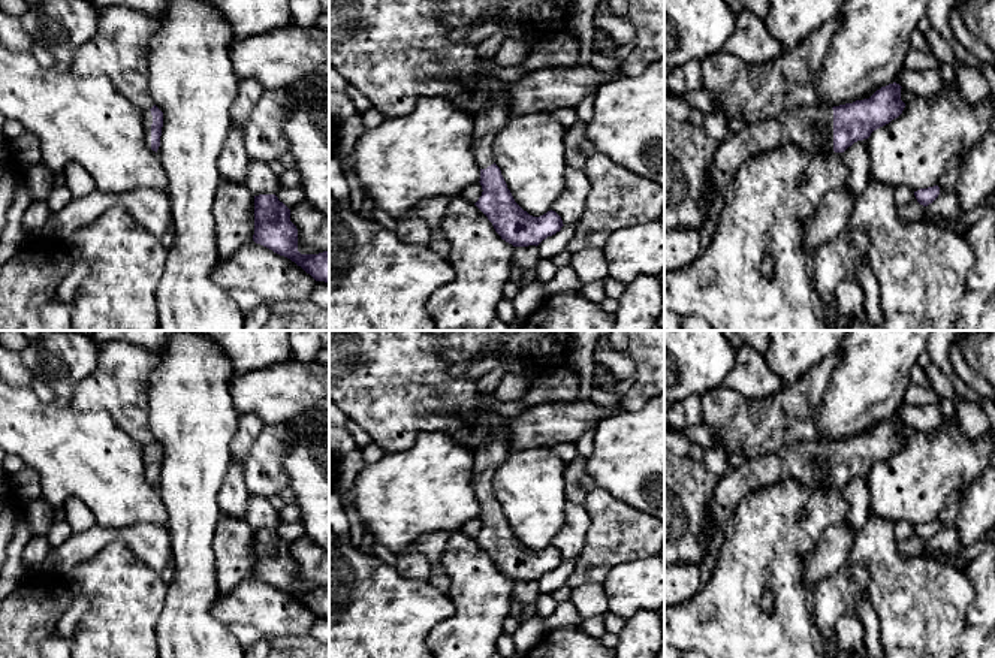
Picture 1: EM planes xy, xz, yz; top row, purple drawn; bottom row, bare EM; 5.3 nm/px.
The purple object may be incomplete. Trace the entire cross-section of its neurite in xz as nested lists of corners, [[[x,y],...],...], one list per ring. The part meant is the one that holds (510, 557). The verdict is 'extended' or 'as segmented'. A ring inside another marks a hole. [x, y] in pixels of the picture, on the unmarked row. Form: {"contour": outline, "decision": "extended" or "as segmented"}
{"contour": [[[497,425],[485,437],[474,456],[473,488],[480,504],[482,531],[474,538],[492,558],[495,567],[513,582],[539,580],[561,565],[563,555],[555,546],[533,552],[513,534],[494,495],[497,468],[510,455],[506,425]]], "decision": "extended"}

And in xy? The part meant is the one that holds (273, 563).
{"contour": [[[275,529],[254,531],[253,576],[301,601],[316,616],[329,618],[329,586],[301,589],[298,564],[290,556],[290,544]]], "decision": "as segmented"}

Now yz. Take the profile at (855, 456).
{"contour": [[[893,417],[869,434],[833,443],[797,443],[777,453],[747,459],[741,468],[729,470],[718,479],[709,507],[712,528],[723,529],[744,496],[783,479],[808,486],[827,480],[835,488],[844,488],[902,449],[905,438],[901,423]]], "decision": "extended"}

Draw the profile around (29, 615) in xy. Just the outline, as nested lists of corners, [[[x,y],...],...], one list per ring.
[[[33,571],[0,603],[0,658],[70,658],[70,640],[60,637],[55,627],[73,598],[64,579]]]

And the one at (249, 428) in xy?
[[[253,413],[238,414],[238,428],[230,441],[232,456],[244,464],[263,426],[262,419]]]

